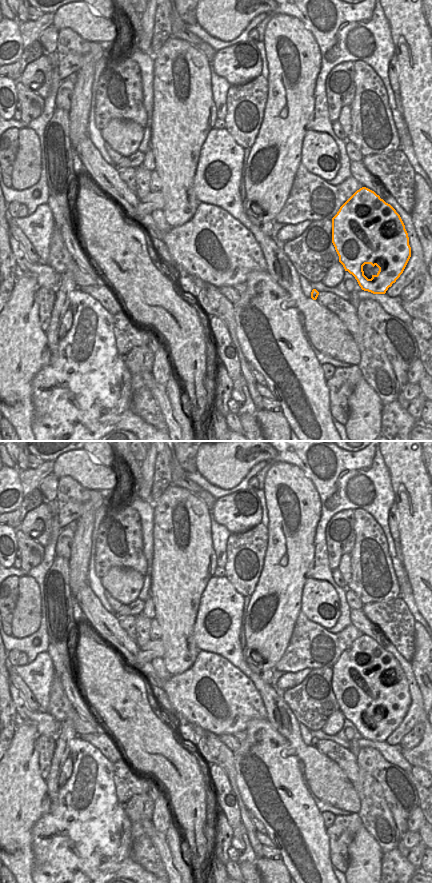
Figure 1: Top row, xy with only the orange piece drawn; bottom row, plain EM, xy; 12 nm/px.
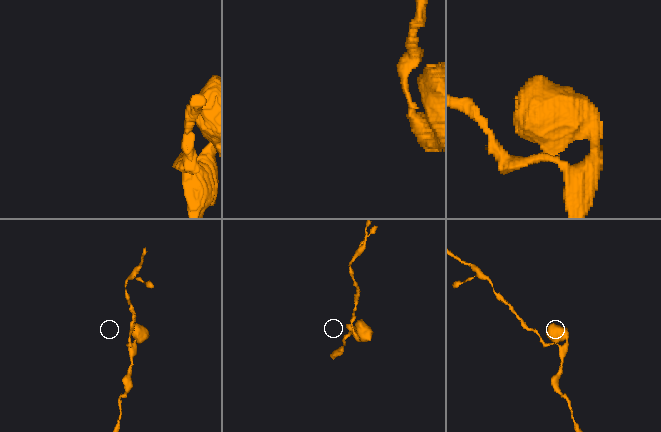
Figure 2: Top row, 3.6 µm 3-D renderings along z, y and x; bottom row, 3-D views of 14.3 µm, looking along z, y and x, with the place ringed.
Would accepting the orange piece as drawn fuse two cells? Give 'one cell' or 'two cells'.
one cell

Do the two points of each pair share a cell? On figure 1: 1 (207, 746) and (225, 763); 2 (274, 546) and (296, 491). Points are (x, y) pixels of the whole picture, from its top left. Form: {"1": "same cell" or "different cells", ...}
{"1": "same cell", "2": "same cell"}

